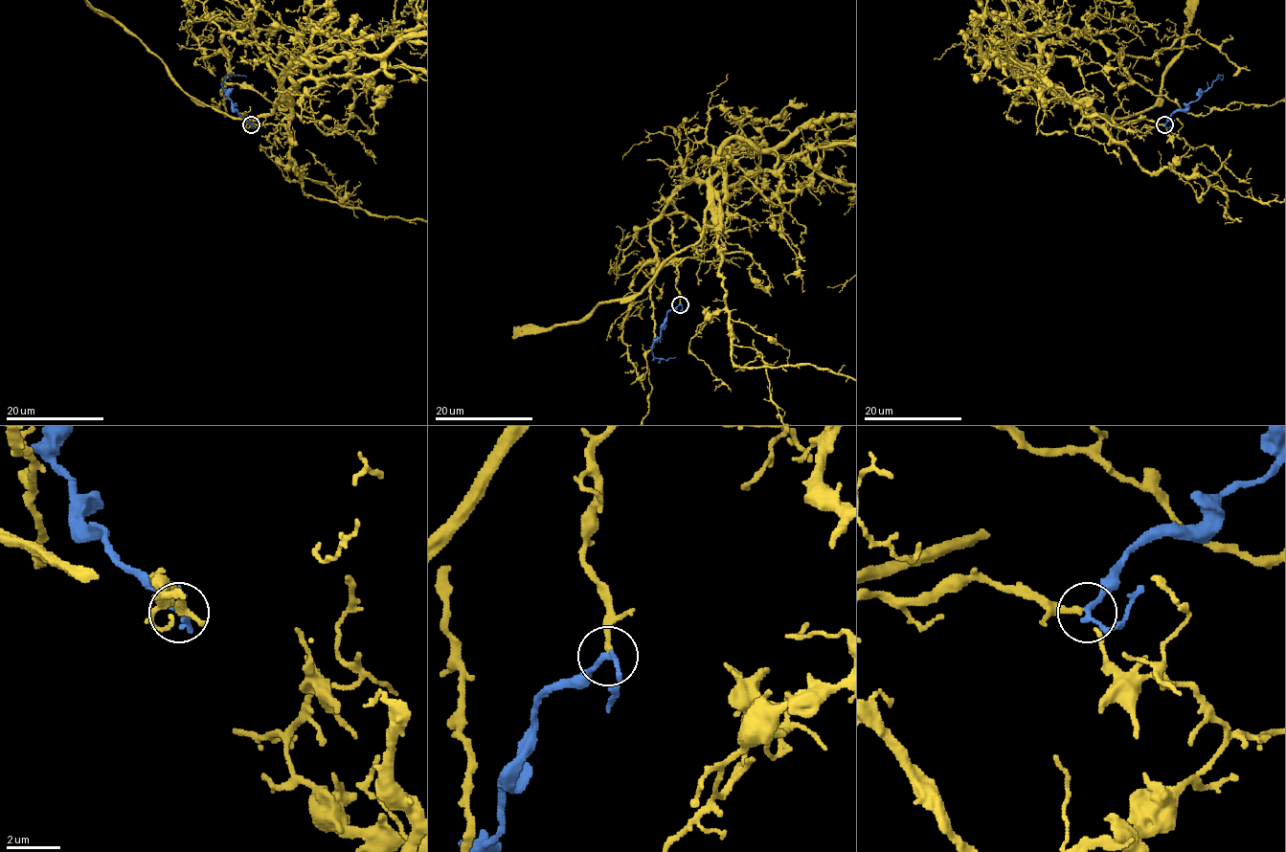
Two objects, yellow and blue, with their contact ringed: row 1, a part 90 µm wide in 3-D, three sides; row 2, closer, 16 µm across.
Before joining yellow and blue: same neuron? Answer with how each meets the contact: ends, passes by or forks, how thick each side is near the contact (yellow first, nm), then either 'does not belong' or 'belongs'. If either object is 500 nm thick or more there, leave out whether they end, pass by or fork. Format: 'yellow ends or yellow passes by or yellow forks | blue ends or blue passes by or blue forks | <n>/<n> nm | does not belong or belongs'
yellow ends | blue passes by | 240/180 nm | belongs

